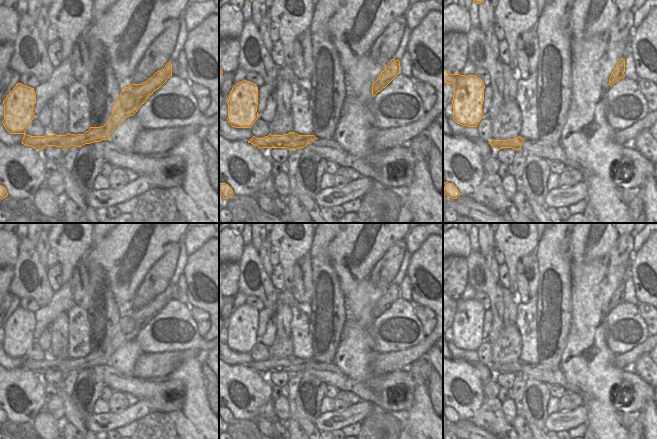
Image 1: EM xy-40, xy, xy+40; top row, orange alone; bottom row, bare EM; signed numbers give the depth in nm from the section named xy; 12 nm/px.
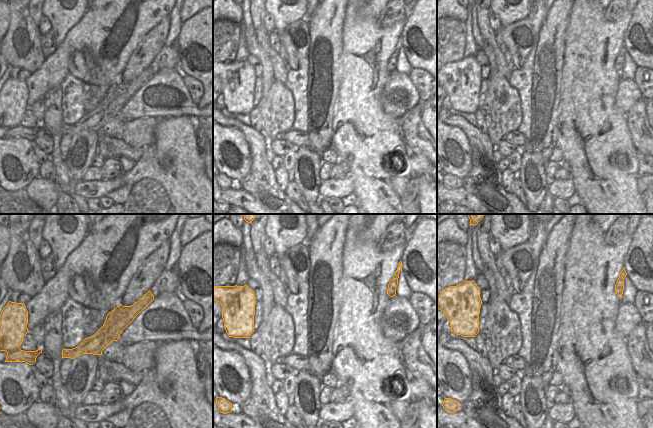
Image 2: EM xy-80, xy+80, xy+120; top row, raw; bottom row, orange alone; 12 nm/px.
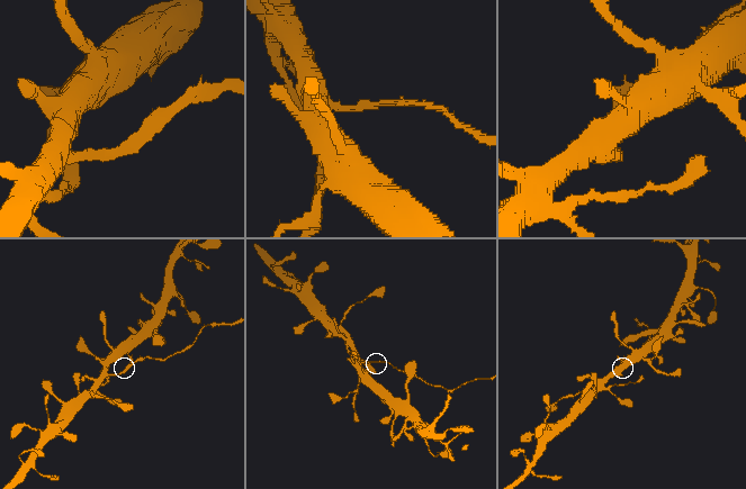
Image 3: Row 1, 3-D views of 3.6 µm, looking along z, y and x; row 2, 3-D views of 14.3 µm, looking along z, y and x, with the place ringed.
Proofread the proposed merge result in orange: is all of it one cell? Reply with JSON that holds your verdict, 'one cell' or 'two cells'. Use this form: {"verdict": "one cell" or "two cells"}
{"verdict": "two cells"}

